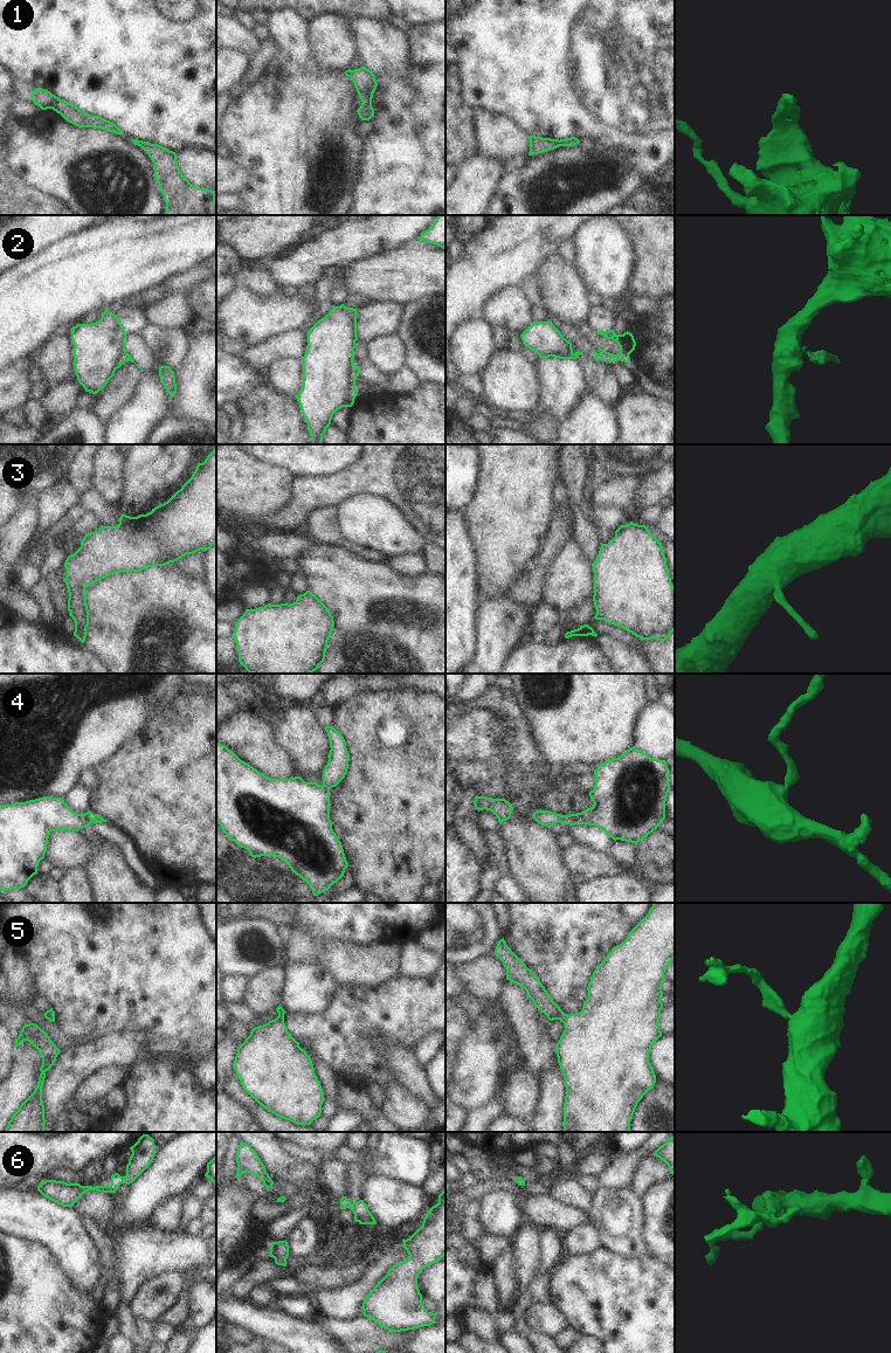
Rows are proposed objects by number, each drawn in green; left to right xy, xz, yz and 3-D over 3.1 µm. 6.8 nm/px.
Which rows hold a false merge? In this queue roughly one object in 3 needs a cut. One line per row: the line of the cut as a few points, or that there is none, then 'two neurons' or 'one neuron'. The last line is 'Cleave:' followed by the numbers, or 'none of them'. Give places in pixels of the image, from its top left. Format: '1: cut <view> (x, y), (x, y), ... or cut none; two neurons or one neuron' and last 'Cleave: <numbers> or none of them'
1: cut none; one neuron
2: cut yz (602, 352), (606, 354), (605, 360); two neurons
3: cut none; one neuron
4: cut none; one neuron
5: cut none; one neuron
6: cut none; one neuron
Cleave: 2

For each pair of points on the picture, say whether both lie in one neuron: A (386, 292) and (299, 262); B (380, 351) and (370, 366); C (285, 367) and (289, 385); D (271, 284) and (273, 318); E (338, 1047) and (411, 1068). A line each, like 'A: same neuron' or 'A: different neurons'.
A: different neurons
B: different neurons
C: same neuron
D: different neurons
E: different neurons

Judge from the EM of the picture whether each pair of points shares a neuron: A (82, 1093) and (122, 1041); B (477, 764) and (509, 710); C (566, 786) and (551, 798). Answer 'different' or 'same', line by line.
A: different
B: same
C: same

